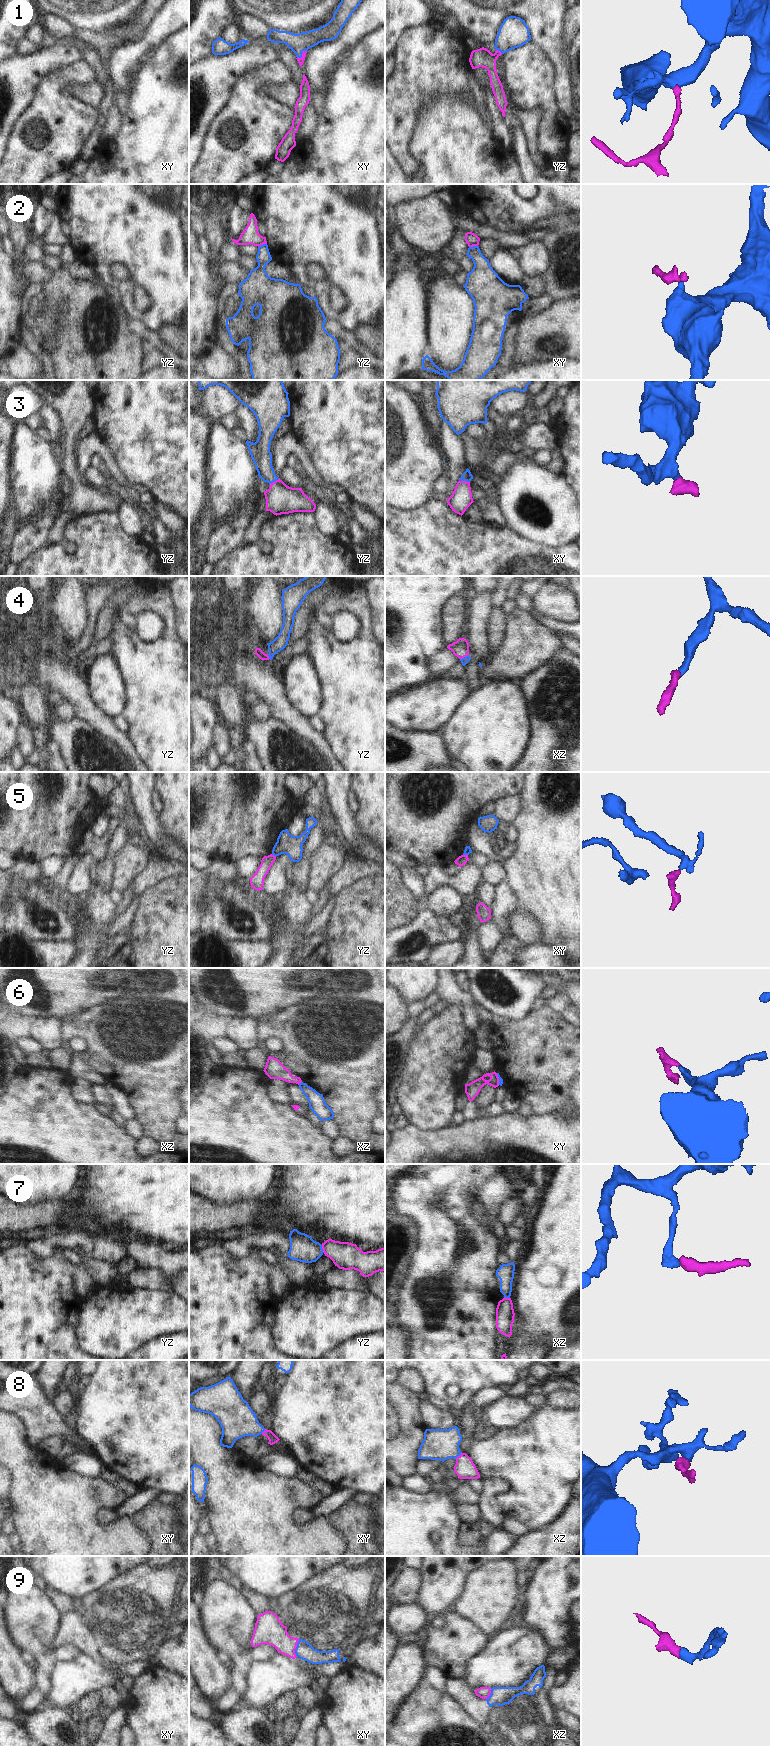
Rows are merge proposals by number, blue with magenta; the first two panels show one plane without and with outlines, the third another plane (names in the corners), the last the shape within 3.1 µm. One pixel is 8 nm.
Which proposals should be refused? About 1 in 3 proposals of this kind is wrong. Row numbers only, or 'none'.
2, 5, 6, 7, 9

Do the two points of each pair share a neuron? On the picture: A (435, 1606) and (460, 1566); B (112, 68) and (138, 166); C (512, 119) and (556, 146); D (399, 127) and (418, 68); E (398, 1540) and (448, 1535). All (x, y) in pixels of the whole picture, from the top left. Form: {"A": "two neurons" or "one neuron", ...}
{"A": "one neuron", "B": "two neurons", "C": "two neurons", "D": "one neuron", "E": "one neuron"}

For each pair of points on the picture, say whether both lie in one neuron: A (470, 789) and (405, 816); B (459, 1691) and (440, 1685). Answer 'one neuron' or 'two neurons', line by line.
A: one neuron
B: two neurons

